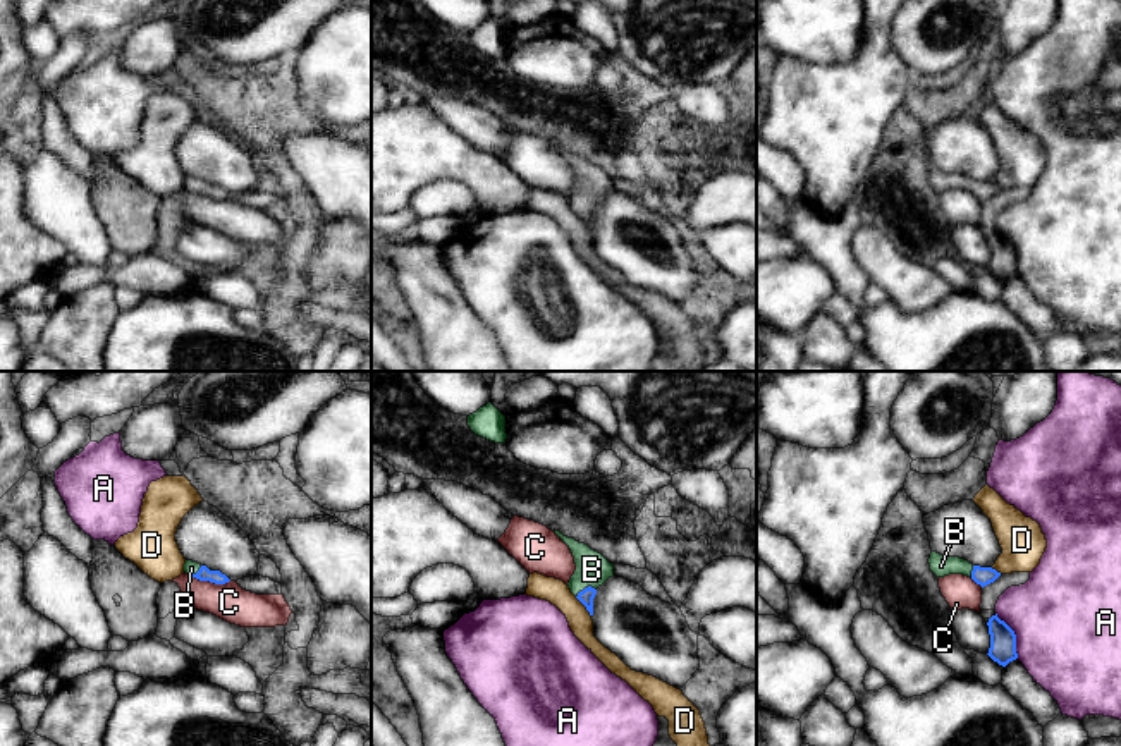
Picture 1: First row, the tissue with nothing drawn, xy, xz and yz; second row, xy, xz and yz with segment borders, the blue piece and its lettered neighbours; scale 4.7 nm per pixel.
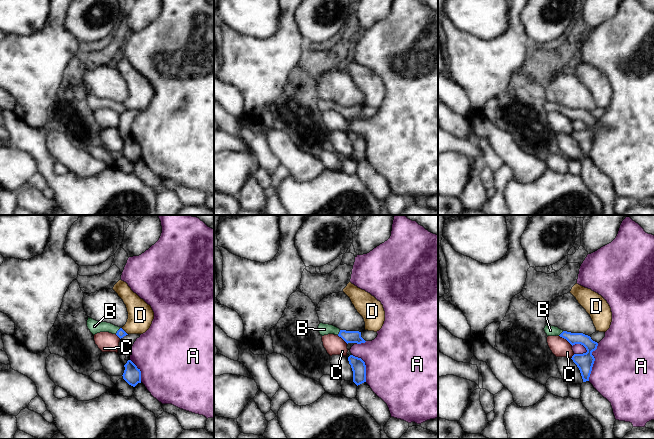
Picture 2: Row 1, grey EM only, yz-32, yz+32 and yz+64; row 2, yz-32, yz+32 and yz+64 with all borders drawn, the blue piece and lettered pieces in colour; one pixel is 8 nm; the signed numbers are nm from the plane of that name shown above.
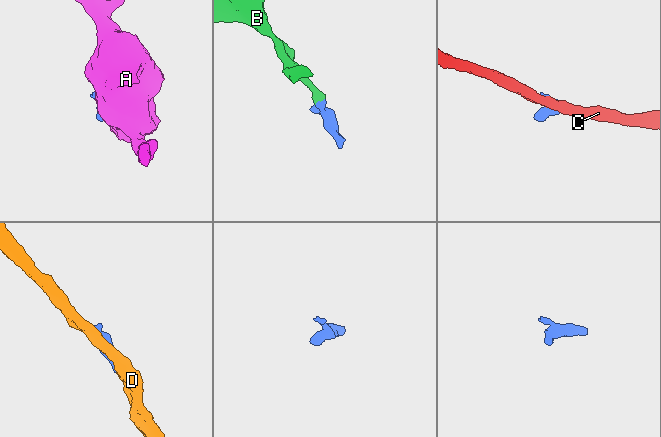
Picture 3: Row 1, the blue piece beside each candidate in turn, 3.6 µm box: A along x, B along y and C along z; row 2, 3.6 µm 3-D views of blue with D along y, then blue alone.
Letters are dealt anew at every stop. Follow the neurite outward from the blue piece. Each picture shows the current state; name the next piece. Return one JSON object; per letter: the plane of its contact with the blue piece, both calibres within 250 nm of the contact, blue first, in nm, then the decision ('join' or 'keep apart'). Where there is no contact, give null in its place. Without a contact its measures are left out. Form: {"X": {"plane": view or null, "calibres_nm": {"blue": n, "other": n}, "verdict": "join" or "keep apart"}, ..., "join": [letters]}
{"A": {"plane": "yz", "calibres_nm": {"blue": 130, "other": 500}, "verdict": "keep apart"}, "B": {"plane": "xz", "calibres_nm": {"blue": 70, "other": 160}, "verdict": "join"}, "C": {"plane": "xy", "calibres_nm": {"blue": 60, "other": 170}, "verdict": "keep apart"}, "D": {"plane": "xz", "calibres_nm": {"blue": 70, "other": 120}, "verdict": "keep apart"}, "join": ["B"]}

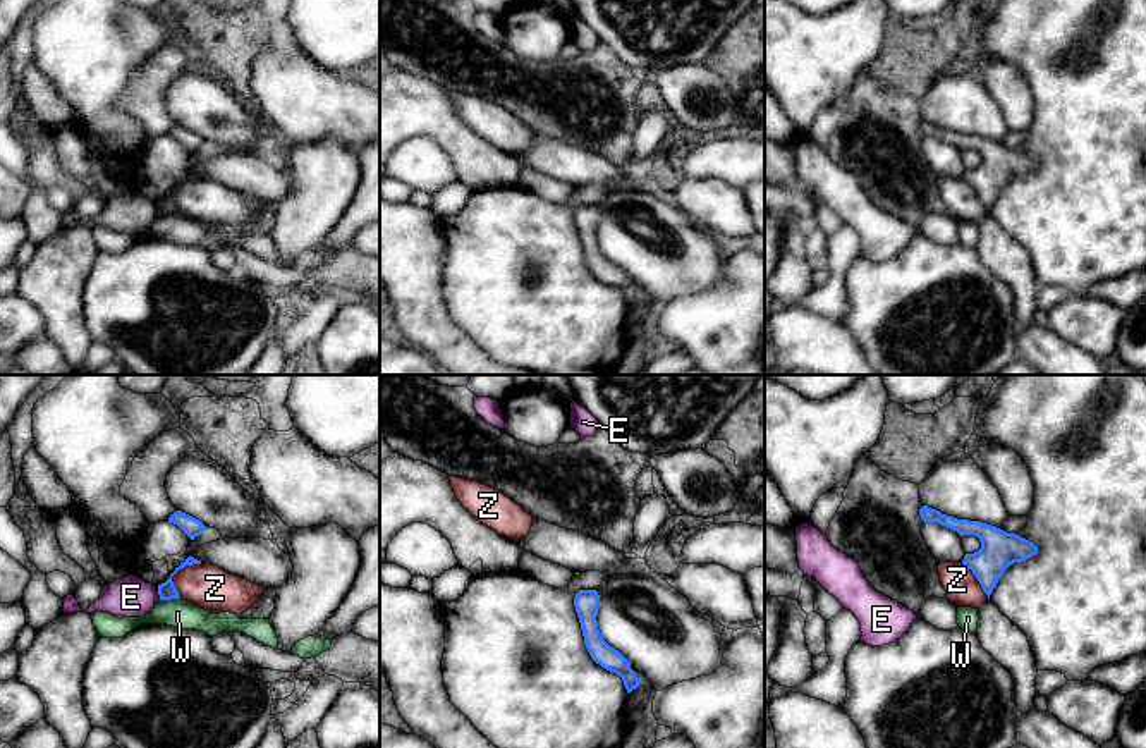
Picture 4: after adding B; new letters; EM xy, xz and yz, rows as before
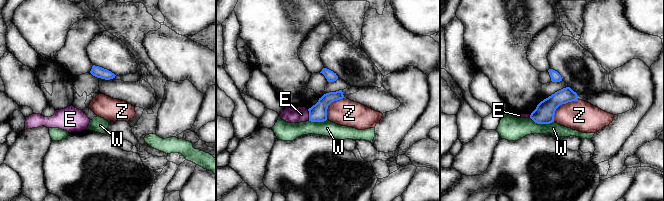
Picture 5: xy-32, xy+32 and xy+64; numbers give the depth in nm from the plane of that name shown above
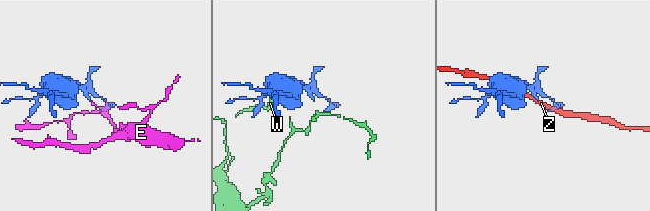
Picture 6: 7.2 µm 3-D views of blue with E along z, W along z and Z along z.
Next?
{"E": {"plane": "xy", "calibres_nm": {"blue": 90, "other": 190}, "verdict": "keep apart"}, "W": {"plane": "xy", "calibres_nm": {"blue": 90, "other": 140}, "verdict": "keep apart"}, "Z": {"plane": "xy", "calibres_nm": {"blue": 90, "other": 200}, "verdict": "keep apart"}, "join": []}

